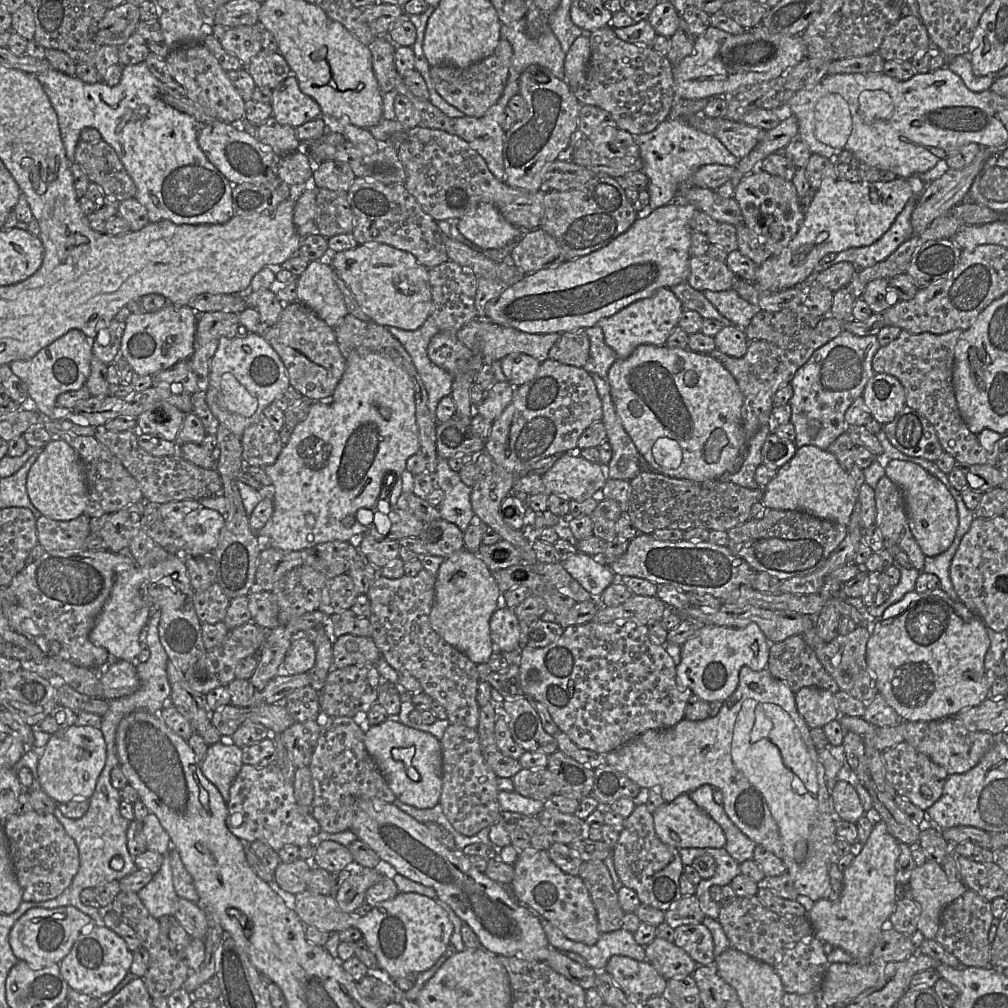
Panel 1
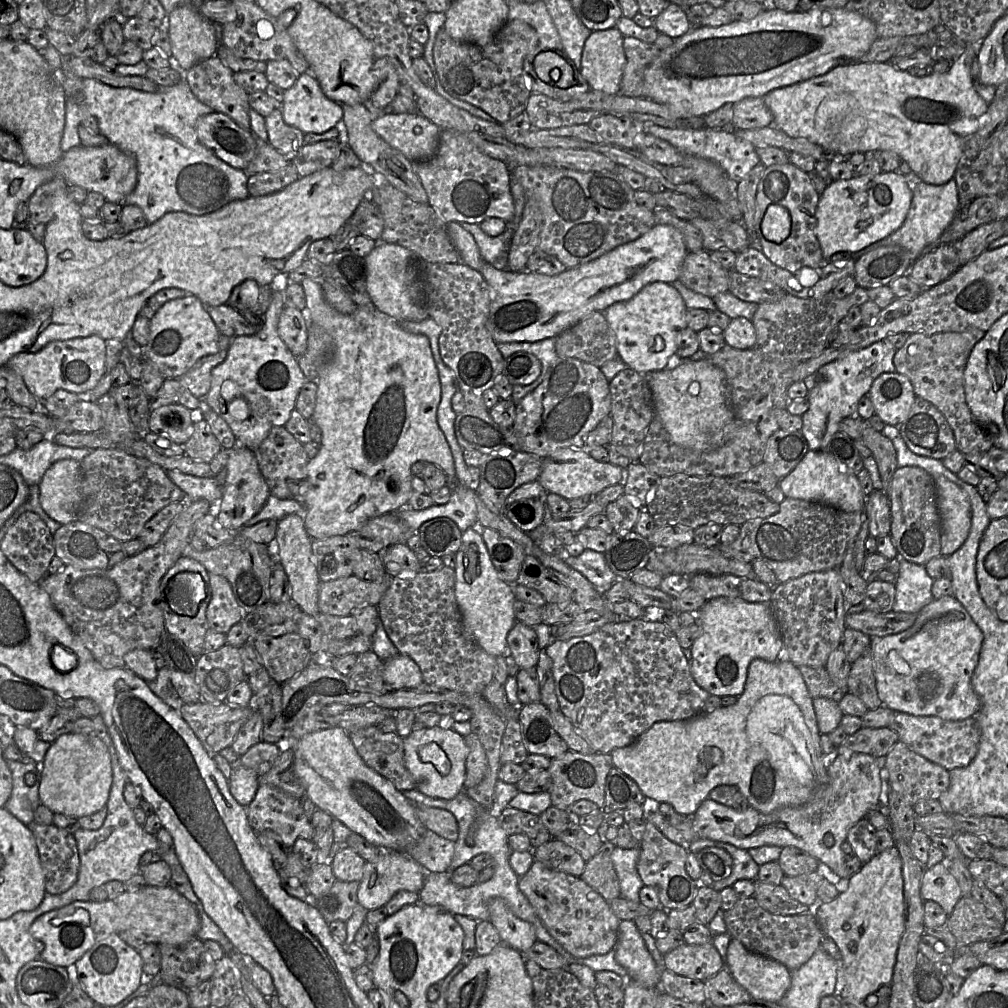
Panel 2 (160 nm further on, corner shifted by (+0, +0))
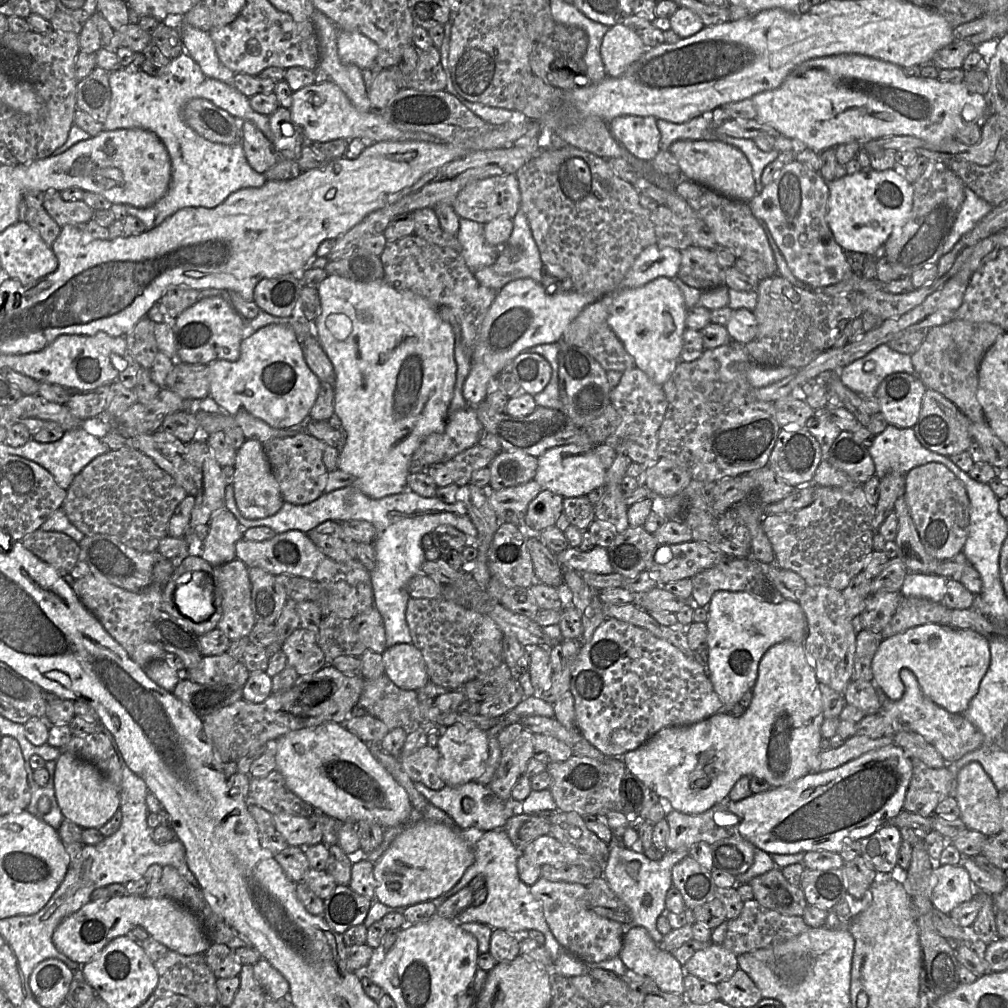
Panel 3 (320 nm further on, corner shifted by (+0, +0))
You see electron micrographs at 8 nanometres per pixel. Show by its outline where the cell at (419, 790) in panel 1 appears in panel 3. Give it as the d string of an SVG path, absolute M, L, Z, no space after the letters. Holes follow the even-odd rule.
M461 724L445 727L436 748L439 752L437 774L446 786L450 787L476 781L484 772L489 757L487 731L479 728L468 728Z

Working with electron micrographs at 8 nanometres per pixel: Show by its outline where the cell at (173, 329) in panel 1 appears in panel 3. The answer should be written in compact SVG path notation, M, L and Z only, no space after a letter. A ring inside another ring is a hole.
M201 298L177 316L172 326L177 342L178 361L190 364L208 364L213 360L237 361L242 340L256 331L249 321L223 298Z

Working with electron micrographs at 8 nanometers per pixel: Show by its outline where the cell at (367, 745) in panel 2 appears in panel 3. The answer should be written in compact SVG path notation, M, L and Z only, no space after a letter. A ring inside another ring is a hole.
M424 746L408 756L399 756L404 771L413 782L420 782L432 790L446 784L437 774L439 752L436 747Z

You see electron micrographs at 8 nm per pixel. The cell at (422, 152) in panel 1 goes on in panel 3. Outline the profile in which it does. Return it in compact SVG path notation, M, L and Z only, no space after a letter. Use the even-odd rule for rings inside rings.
M515 174L492 176L464 187L452 208L460 218L486 224L496 218L513 219L520 209L520 192Z

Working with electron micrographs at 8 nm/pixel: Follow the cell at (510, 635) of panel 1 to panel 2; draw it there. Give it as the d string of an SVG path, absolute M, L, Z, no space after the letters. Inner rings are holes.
M516 622L507 635L508 652L521 668L536 667L542 649L534 628Z

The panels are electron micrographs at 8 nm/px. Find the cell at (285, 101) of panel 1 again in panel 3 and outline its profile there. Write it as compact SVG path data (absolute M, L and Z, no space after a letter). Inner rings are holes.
M331 80L318 81L293 92L289 109L292 120L302 129L306 142L309 143L335 139L350 141L355 138L374 142L439 141L436 137L424 132L401 130L389 123L382 115L376 115L370 111L358 111L344 92Z

